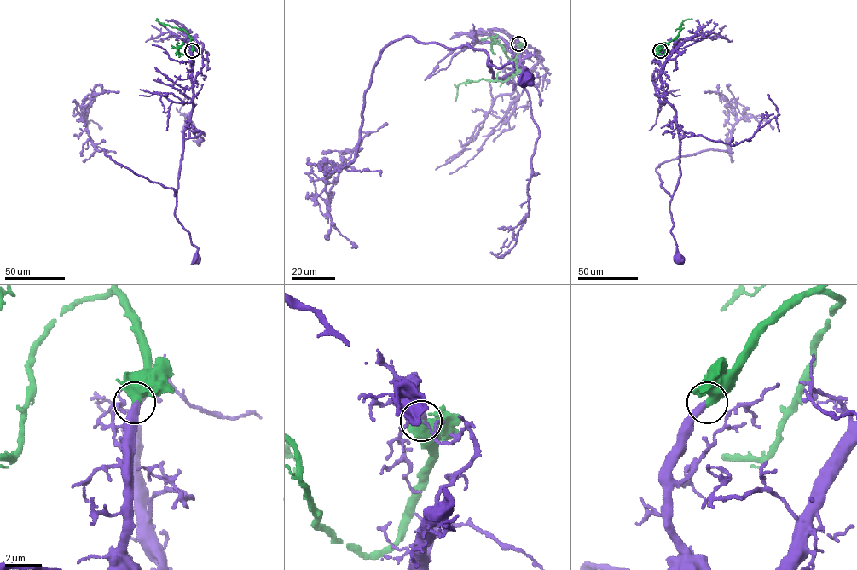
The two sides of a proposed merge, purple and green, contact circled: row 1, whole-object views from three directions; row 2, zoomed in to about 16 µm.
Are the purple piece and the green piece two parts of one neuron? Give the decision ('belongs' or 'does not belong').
belongs

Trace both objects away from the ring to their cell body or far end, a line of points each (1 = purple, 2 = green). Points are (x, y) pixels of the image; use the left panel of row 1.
1: (192, 50), (193, 108), (183, 132), (175, 214), (197, 248), (198, 258)
2: (192, 50), (190, 38), (184, 30), (161, 23), (157, 19)

